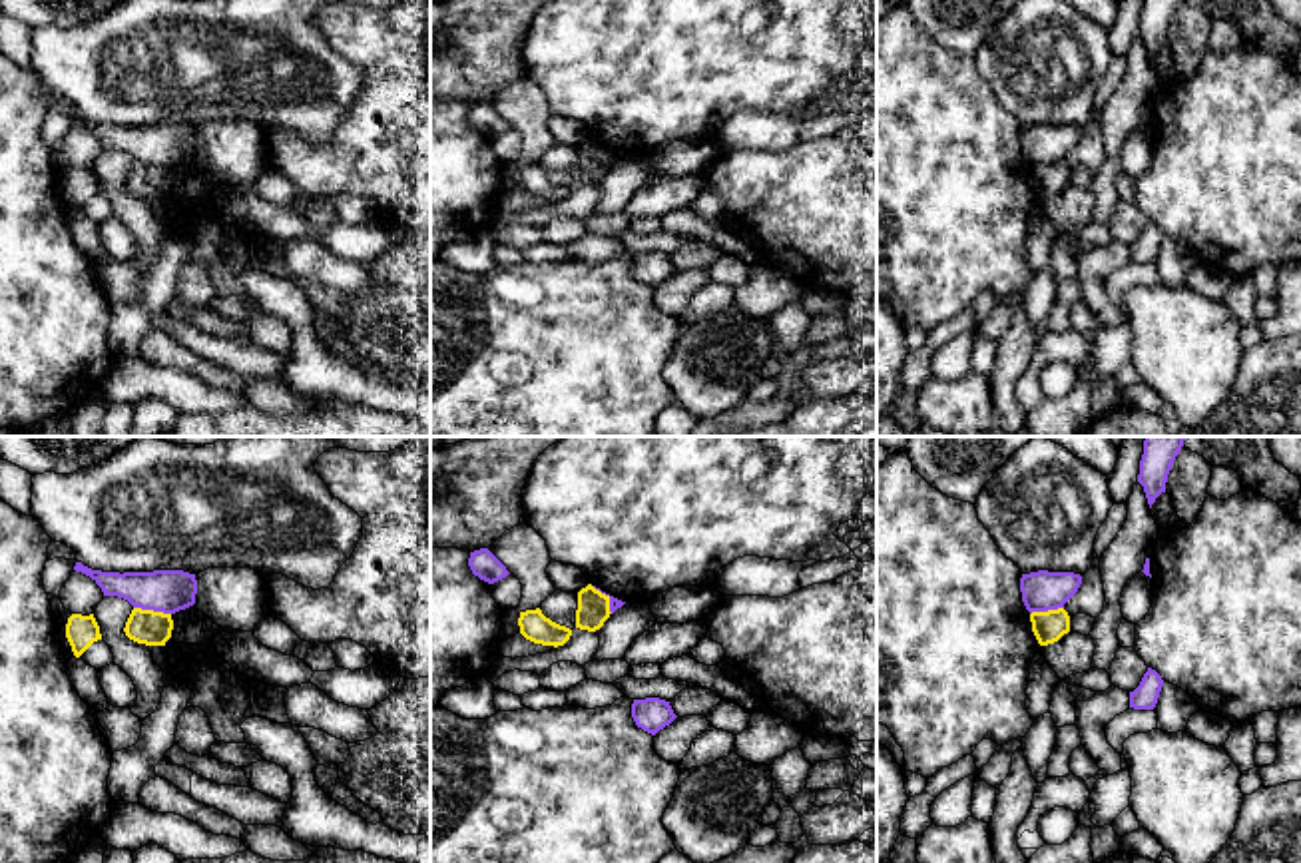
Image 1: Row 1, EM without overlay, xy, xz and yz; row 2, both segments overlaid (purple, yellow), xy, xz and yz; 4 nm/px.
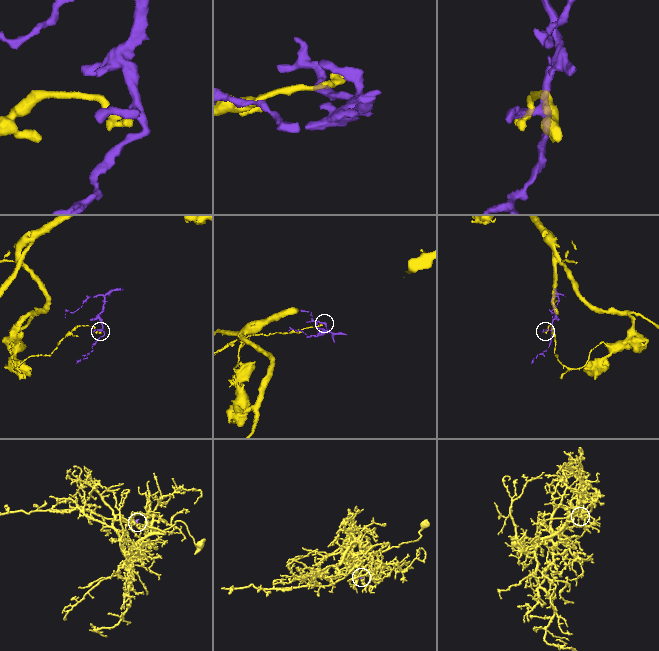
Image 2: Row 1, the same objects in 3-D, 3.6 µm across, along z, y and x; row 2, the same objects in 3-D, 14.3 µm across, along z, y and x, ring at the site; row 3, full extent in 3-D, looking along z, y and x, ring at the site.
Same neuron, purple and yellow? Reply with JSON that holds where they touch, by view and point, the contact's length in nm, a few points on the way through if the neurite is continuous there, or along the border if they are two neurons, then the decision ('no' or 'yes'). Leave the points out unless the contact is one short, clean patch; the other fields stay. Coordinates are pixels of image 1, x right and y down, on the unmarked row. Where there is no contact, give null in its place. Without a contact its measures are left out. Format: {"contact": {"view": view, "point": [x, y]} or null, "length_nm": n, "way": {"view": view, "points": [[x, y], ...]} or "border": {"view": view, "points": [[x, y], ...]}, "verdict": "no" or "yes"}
{"contact": {"view": "xy", "point": [152, 162]}, "length_nm": 160, "border": {"view": "xy", "points": [[134, 160], [170, 168]]}, "verdict": "no"}

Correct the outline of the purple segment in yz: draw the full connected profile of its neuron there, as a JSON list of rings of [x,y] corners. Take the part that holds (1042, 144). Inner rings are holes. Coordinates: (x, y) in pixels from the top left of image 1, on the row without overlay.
[[[1038,124],[1022,128],[1022,155],[1030,167],[1058,163],[1078,145],[1080,138],[1082,130],[1074,126]]]

